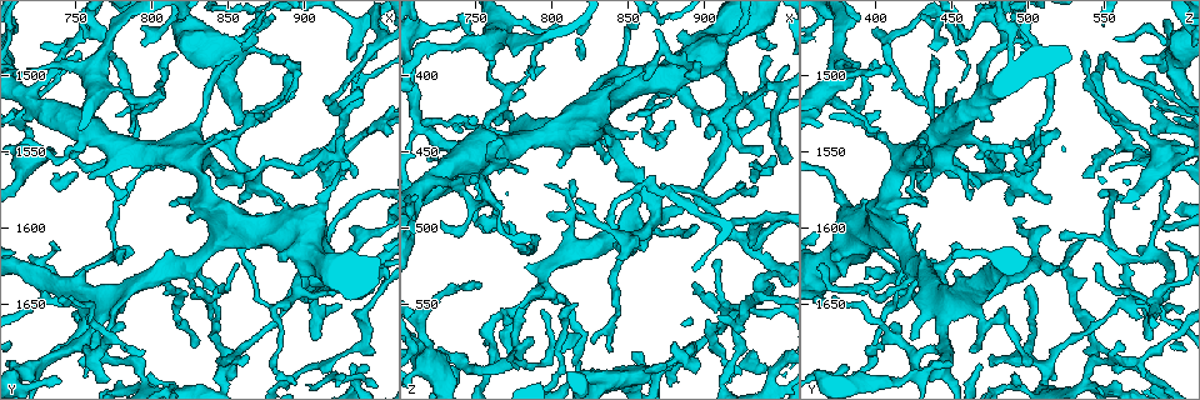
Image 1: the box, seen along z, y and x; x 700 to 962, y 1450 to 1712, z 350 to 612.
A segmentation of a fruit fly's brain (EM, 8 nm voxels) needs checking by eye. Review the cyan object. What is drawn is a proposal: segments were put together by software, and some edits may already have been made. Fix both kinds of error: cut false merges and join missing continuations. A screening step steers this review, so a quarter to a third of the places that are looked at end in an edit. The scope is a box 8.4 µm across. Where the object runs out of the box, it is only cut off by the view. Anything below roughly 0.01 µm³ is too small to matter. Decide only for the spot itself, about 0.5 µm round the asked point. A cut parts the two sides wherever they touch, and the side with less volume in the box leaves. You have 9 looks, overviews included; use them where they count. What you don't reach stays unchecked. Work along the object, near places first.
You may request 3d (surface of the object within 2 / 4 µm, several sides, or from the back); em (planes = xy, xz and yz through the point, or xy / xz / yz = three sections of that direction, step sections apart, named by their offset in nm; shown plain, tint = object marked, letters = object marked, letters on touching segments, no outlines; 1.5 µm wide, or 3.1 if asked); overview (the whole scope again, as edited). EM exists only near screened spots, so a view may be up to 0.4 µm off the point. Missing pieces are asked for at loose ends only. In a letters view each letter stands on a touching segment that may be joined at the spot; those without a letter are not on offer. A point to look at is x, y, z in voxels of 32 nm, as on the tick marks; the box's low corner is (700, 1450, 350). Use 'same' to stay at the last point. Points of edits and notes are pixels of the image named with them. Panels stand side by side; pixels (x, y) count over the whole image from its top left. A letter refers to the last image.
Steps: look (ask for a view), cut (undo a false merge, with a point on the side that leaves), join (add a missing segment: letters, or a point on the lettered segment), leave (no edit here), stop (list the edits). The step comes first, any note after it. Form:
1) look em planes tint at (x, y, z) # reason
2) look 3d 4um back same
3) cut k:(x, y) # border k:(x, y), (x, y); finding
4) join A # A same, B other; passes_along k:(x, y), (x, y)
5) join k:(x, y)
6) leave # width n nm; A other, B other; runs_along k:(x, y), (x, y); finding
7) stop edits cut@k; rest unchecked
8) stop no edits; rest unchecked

look em xy step 8 tint at (882, 1650, 410) # three arms meet

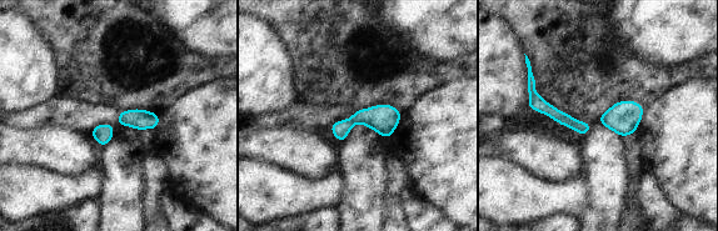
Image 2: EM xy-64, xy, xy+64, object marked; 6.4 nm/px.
look em planes letters same # another direction

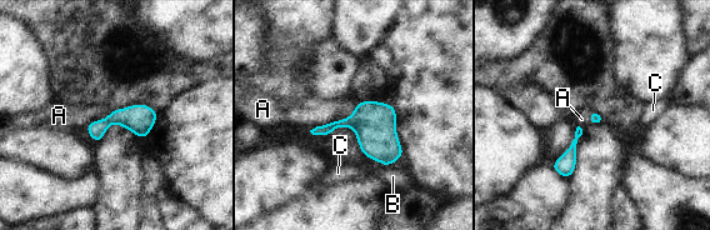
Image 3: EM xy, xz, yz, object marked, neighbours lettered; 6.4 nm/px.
leave # A other, B other, C other; border 3:(356, 103), (346, 118), (316, 126); one neuron here

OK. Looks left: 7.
look em planes tint at (888, 1492, 400) # tapers out

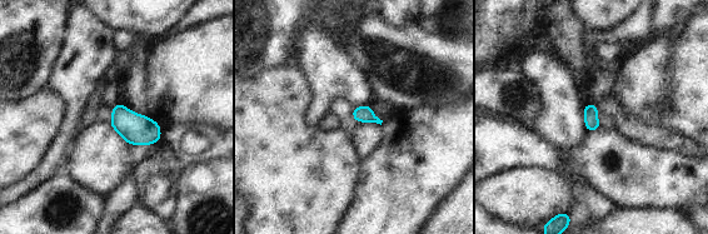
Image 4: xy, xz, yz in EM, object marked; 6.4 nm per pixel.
look em planes letters same

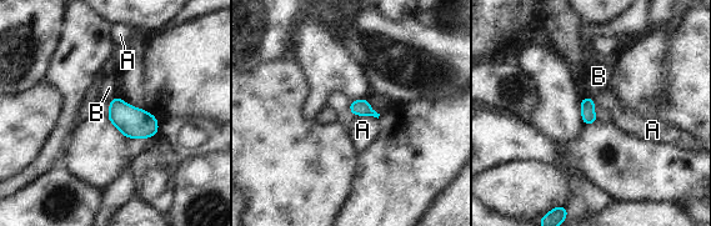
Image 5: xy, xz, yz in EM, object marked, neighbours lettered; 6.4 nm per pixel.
leave # A other, B other; border 5:(354, 115), (372, 115), (377, 119); no lettered segment goes on from it

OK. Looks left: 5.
look em planes letters at (756, 1660, 472)

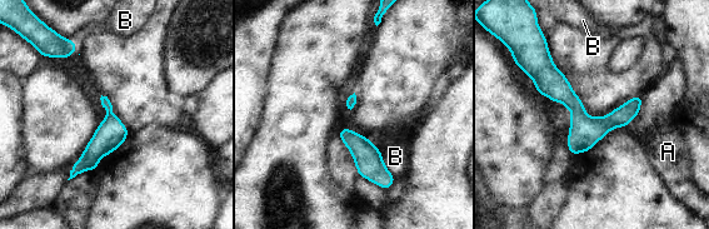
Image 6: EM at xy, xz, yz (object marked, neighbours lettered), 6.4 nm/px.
leave # width 110 nm; A other, B other; one neuron here

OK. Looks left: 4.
look em xz step 4 letters at (760, 1688, 560) # sharp bend

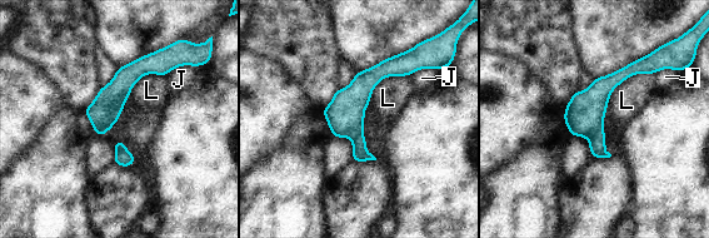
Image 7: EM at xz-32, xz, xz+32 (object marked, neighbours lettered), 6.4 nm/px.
look em planes letters same # cut it another way

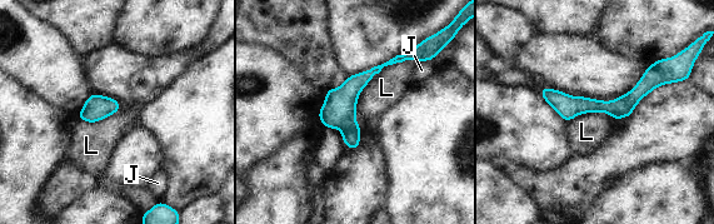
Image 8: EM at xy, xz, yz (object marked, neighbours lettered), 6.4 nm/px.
leave # longest_contact L 550 nm; J other, L other; border 8:(415, 60), (368, 83), (359, 125); continuous, no second neuron

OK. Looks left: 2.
stop no edits; rest unchecked

